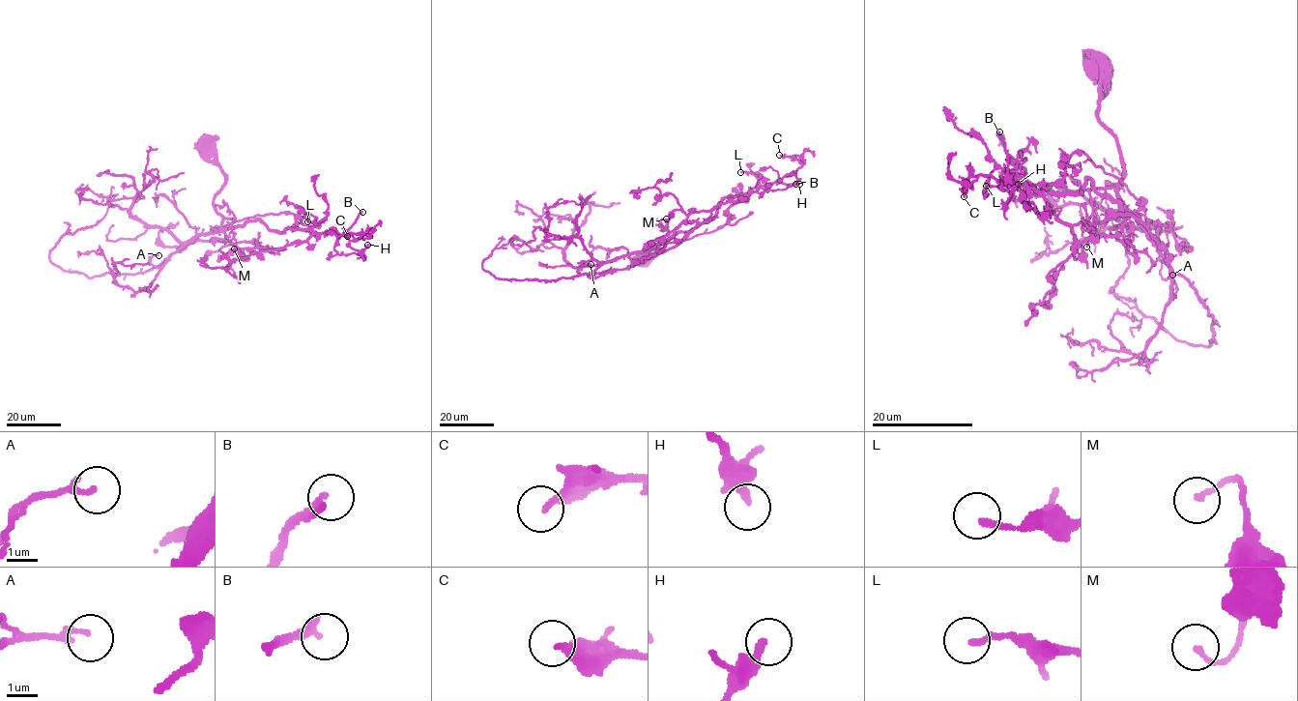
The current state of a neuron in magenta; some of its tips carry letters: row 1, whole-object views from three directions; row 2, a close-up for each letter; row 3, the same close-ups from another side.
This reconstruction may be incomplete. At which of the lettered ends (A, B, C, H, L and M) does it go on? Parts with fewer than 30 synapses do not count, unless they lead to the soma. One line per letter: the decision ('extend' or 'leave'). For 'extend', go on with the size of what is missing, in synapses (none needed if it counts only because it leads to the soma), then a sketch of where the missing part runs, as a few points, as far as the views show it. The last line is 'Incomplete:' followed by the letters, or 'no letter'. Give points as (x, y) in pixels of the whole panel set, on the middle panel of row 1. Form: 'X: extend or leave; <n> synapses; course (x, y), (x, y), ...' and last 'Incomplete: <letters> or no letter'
A: leave
B: extend; 60 synapses; course (795, 184), (817, 162), (817, 134), (827, 127)
C: leave
H: leave
L: leave
M: leave
Incomplete: B

